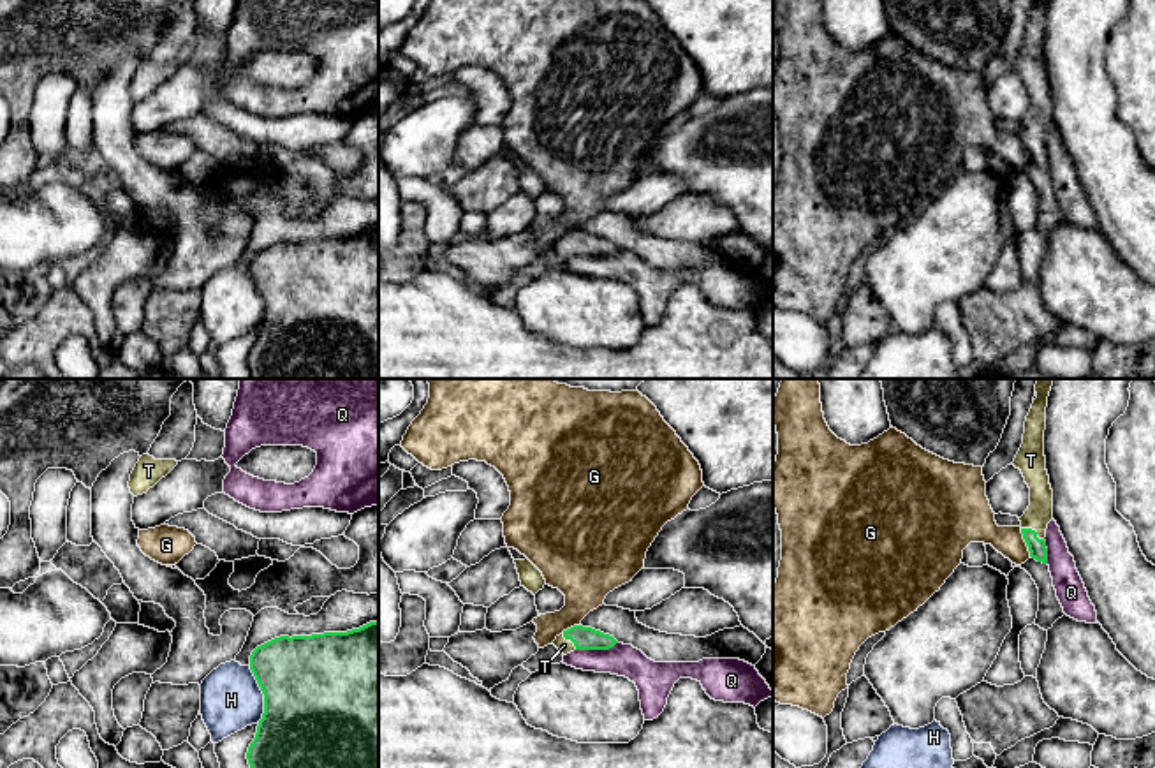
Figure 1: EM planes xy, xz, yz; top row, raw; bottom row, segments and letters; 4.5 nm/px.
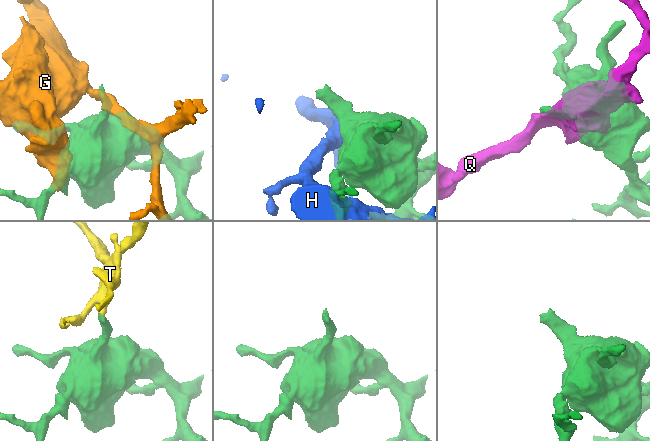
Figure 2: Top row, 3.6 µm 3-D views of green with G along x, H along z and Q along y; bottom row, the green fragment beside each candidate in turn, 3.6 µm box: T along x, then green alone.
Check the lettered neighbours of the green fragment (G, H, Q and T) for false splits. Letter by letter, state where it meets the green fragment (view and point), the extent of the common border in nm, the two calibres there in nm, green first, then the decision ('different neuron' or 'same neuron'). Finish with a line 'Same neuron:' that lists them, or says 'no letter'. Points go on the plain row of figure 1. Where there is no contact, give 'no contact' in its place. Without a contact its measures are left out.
G: meets green in yz at (1025, 147); contact 150 nm long; 80 nm thick on the green side, 190 nm on the other; different neuron
H: meets green in xy at (263, 298); contact 260 nm long; 500 nm thick on the green side, 280 nm on the other; different neuron
Q: meets green in xz at (595, 254); contact 200 nm long; 110 nm thick on the green side, 140 nm on the other; different neuron
T: meets green in yz at (1034, 136); contact 120 nm long; 80 nm thick on the green side, 120 nm on the other; same neuron
Same neuron: T

